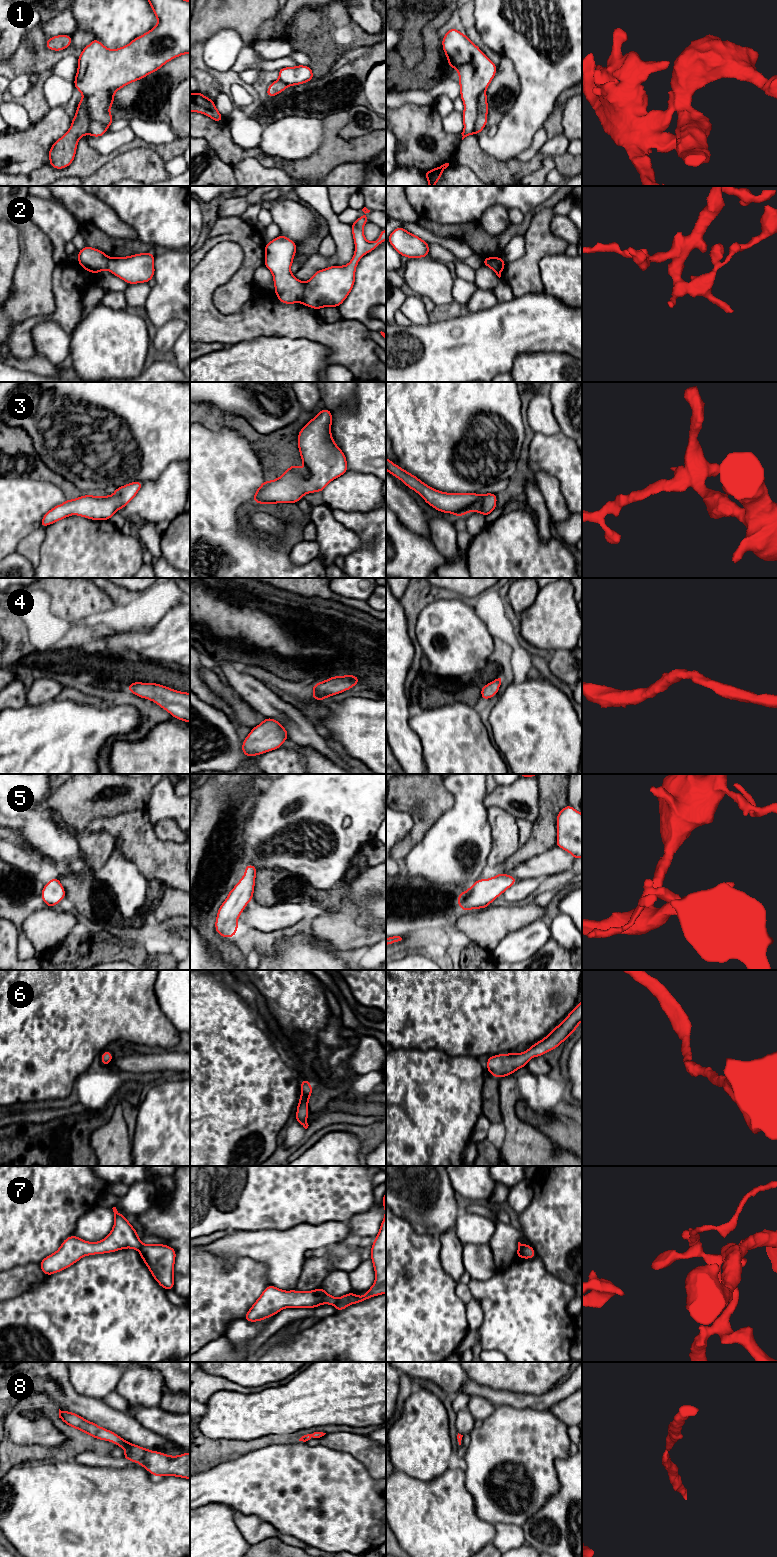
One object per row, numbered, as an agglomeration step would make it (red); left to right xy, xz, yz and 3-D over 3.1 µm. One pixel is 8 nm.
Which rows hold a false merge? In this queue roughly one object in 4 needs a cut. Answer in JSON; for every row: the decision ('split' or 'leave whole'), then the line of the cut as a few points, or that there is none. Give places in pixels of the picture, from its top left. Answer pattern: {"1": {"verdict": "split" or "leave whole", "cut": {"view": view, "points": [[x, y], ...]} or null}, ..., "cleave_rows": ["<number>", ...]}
{"1": {"verdict": "split", "cut": {"view": "yz", "points": [[484, 91], [478, 98], [474, 133]]}}, "2": {"verdict": "split", "cut": {"view": "xz", "points": [[305, 283], [301, 302]]}}, "3": {"verdict": "leave whole", "cut": null}, "4": {"verdict": "leave whole", "cut": null}, "5": {"verdict": "leave whole", "cut": null}, "6": {"verdict": "leave whole", "cut": null}, "7": {"verdict": "split", "cut": {"view": "xz", "points": [[338, 1298], [334, 1304]]}}, "8": {"verdict": "leave whole", "cut": null}, "cleave_rows": ["1", "2", "7"]}

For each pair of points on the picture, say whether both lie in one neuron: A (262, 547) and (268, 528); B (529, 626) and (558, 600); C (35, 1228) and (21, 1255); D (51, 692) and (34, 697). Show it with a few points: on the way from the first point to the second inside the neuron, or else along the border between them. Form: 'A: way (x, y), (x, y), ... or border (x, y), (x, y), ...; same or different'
A: border (249, 532), (253, 535), (265, 535), (282, 540); different
B: way (536, 622), (551, 607); same
C: way (28, 1235), (21, 1242), (21, 1248); same
D: way (47, 692), (38, 693); same

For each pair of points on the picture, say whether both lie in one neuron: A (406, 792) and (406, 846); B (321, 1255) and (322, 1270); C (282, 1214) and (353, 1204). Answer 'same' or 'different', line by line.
A: same
B: same
C: same

